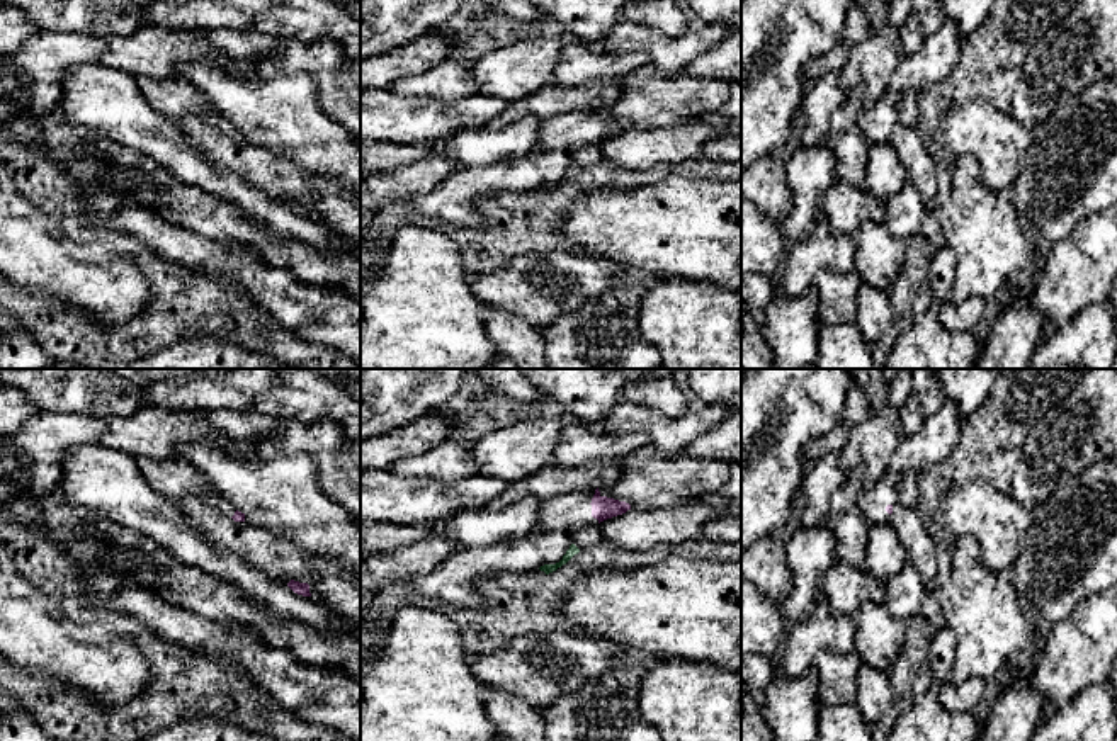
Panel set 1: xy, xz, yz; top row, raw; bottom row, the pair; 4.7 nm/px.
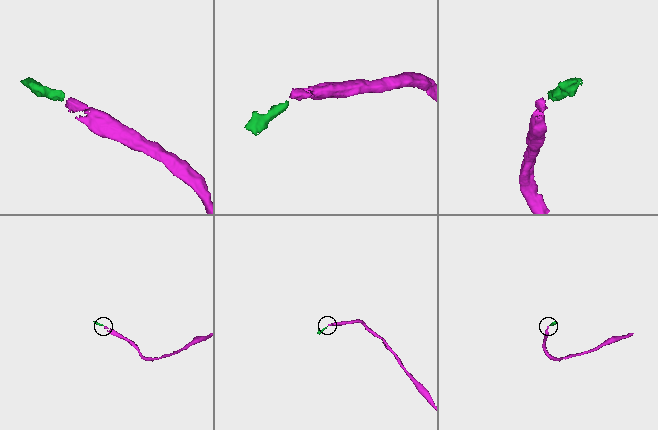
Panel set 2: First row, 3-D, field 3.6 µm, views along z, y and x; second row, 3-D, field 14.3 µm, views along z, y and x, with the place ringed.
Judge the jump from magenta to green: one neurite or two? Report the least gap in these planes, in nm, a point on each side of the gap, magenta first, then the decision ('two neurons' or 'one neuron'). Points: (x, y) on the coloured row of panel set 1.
160 nm | xz (599, 522), (575, 546) | one neuron

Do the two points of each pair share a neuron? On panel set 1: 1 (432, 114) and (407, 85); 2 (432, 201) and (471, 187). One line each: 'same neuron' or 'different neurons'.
1: different neurons
2: same neuron

